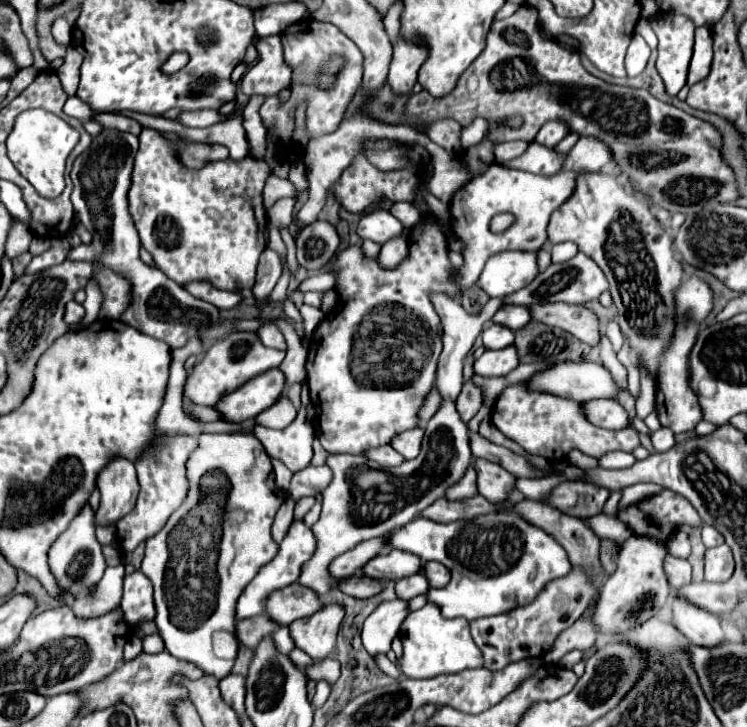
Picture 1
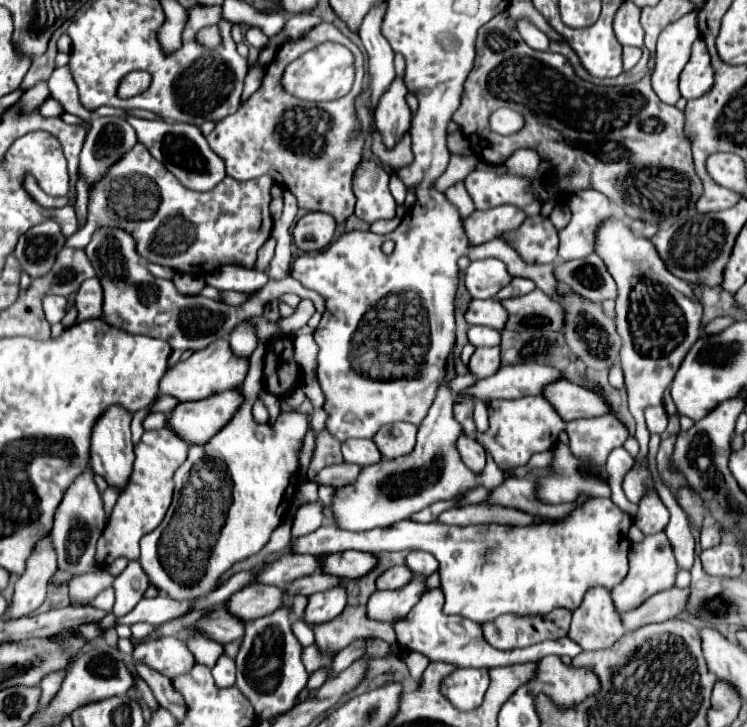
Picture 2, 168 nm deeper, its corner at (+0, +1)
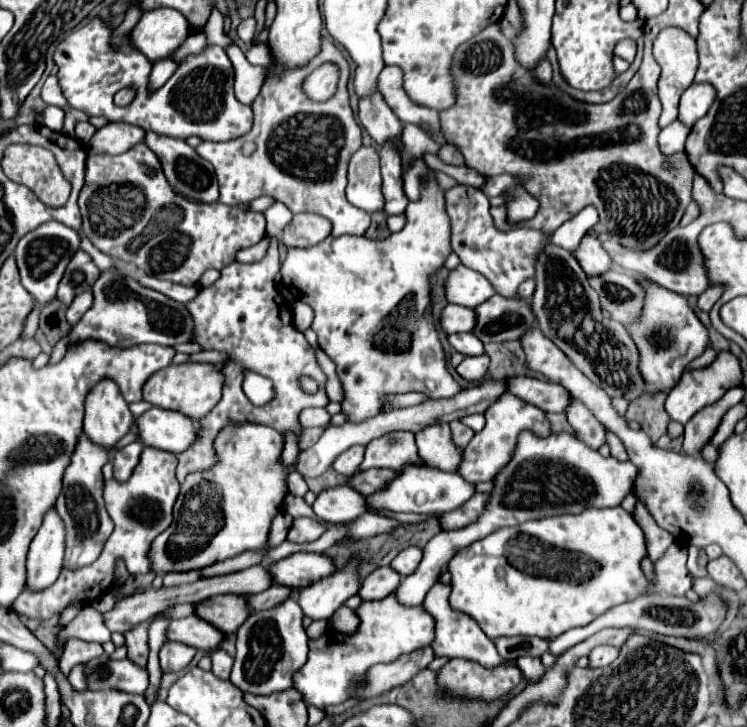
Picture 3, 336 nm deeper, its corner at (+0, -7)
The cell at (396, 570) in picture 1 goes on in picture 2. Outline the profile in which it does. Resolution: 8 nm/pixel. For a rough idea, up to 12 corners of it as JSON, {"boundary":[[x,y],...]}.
{"boundary":[[357,550],[321,556],[321,568],[341,578],[361,578],[377,558]]}

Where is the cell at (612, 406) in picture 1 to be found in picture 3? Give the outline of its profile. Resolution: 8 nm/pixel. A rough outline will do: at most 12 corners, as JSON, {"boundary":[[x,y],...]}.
{"boundary":[[531,376],[505,378],[509,394],[545,412],[565,412],[569,392]]}

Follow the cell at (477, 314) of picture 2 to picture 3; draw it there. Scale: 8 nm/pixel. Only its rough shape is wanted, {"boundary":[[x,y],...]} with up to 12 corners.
{"boundary":[[447,304],[439,318],[447,334],[471,332],[475,312]]}

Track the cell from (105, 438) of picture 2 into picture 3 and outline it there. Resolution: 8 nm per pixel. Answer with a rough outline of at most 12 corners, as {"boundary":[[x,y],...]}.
{"boundary":[[103,378],[85,398],[85,434],[109,448],[131,430],[121,390]]}

